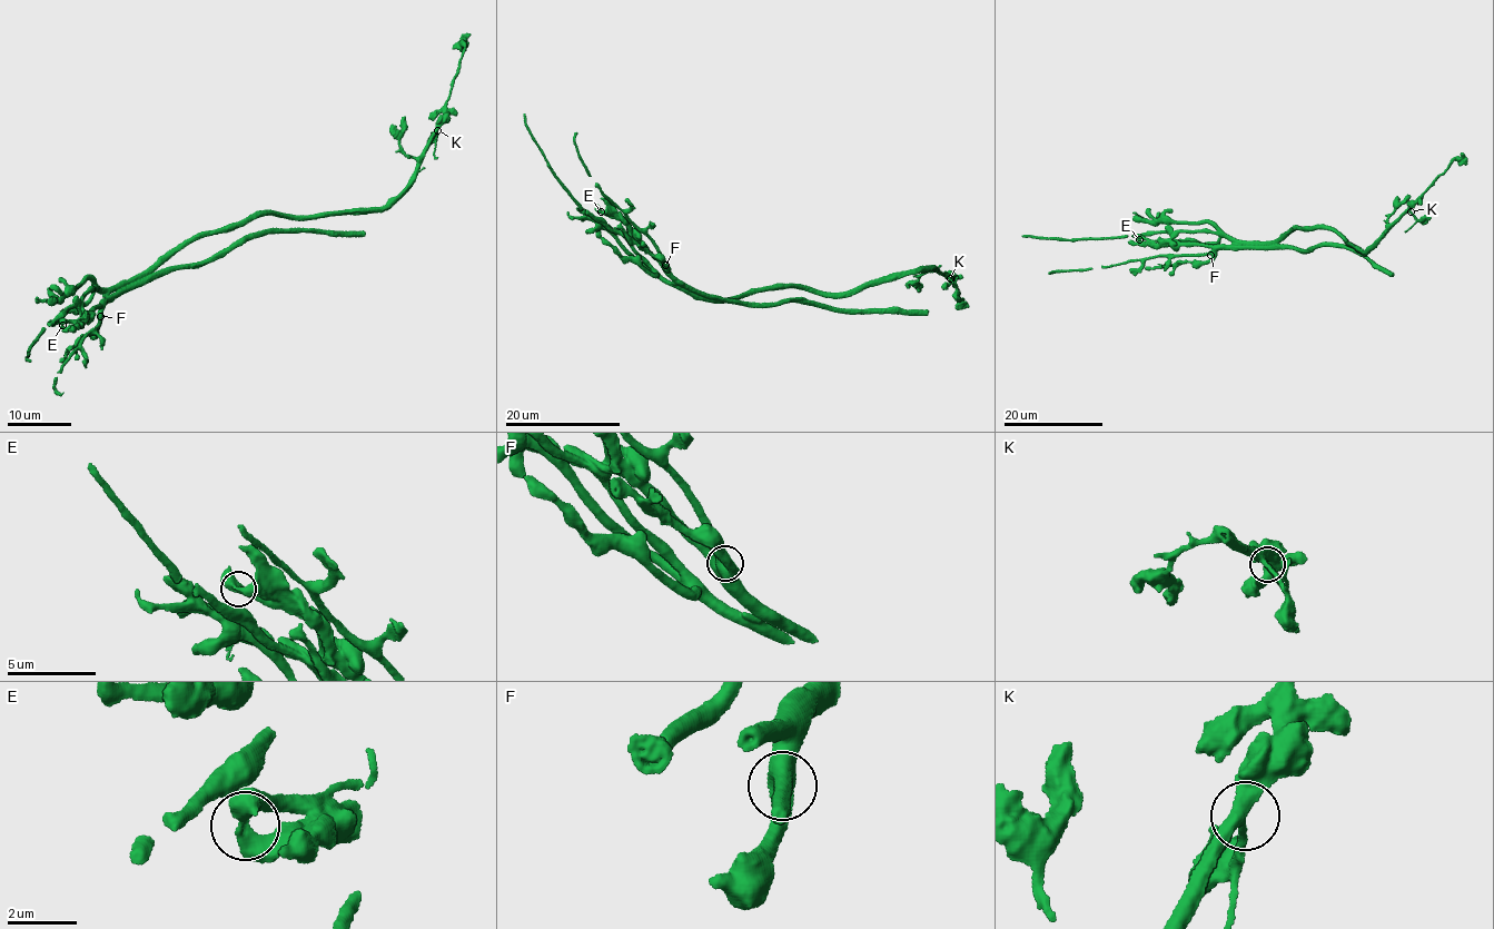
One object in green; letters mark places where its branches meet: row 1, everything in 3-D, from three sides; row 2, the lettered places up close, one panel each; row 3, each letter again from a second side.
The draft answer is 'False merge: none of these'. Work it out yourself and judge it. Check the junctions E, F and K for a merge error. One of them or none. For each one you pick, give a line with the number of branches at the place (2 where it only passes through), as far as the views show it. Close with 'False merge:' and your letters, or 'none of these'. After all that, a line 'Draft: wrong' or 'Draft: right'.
E: branches 3
False merge: E
Draft: wrong

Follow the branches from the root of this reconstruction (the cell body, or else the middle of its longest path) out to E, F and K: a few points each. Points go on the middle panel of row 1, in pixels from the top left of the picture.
E: (751, 292), (721, 302), (694, 298), (625, 224), (600, 213)
F: (751, 292), (721, 302), (694, 298), (665, 265)
K: (751, 292), (793, 286), (841, 293), (921, 273), (931, 266), (937, 267), (950, 278)

